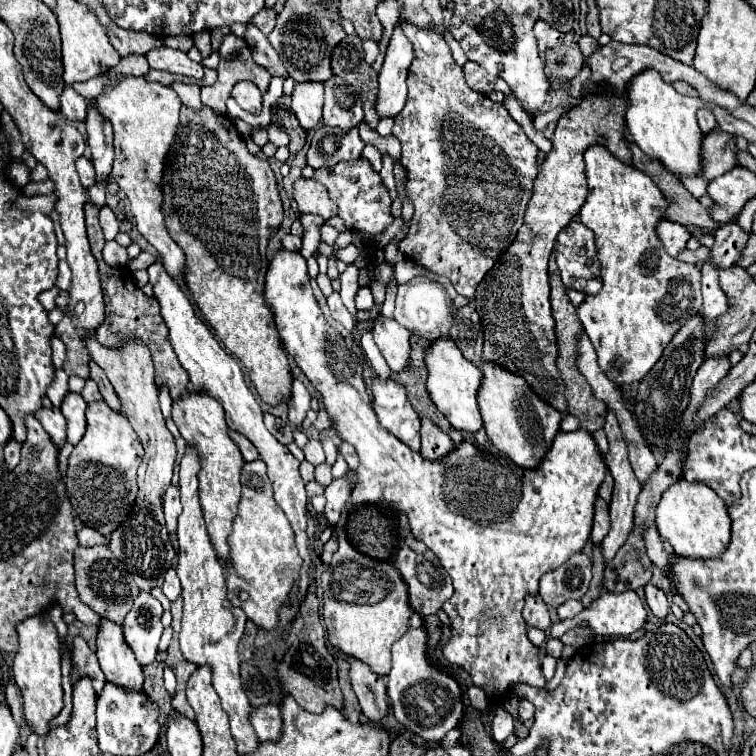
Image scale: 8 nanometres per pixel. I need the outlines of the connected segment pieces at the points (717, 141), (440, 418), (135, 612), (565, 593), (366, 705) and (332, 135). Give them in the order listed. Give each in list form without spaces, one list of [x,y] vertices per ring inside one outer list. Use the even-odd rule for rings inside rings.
[[[711,132],[703,140],[703,178],[713,180],[737,166],[737,142],[729,132]]]
[[[411,336],[411,362],[407,366],[407,370],[393,374],[393,380],[397,384],[401,384],[407,390],[409,402],[415,408],[417,414],[423,414],[425,418],[433,420],[443,432],[447,432],[453,440],[453,444],[461,444],[463,442],[463,434],[455,428],[451,428],[451,424],[447,422],[447,418],[435,408],[435,404],[431,402],[431,396],[427,392],[427,368],[425,368],[425,352],[431,346],[429,340],[423,340],[419,336]]]
[[[139,592],[139,596],[133,602],[133,608],[125,616],[125,642],[135,652],[141,666],[147,666],[155,660],[157,644],[163,632],[161,612],[163,608],[159,600],[155,600],[149,592]]]
[[[579,552],[561,568],[547,572],[539,582],[539,596],[547,606],[559,608],[567,600],[581,600],[591,582],[591,560]]]
[[[347,658],[347,662],[351,664],[349,676],[363,714],[371,722],[379,722],[387,714],[387,706],[389,706],[383,676],[371,672],[371,668],[367,668],[367,664],[363,664],[361,660]]]
[[[321,126],[315,130],[309,150],[307,150],[307,164],[311,168],[323,168],[323,166],[335,166],[343,160],[355,160],[361,156],[363,140],[359,140],[359,132],[355,128],[349,128],[347,132],[341,132],[339,128]]]

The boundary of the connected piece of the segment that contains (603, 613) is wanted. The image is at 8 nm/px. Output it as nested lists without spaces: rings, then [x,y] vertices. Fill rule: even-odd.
[[[603,592],[601,598],[597,598],[589,610],[583,610],[577,618],[571,620],[560,620],[551,626],[551,637],[560,638],[567,630],[574,628],[576,625],[580,625],[583,620],[589,622],[591,630],[597,634],[597,636],[603,636],[603,638],[627,638],[629,634],[633,632],[639,632],[645,628],[647,624],[647,610],[643,606],[643,602],[639,600],[639,596],[635,592],[623,592],[623,594],[613,594],[613,592]]]

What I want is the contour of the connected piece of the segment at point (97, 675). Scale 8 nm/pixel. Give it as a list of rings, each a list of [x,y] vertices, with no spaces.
[[[75,638],[75,642],[73,642],[73,664],[75,664],[75,670],[71,672],[71,680],[77,682],[81,676],[89,676],[93,680],[95,692],[99,694],[107,680],[97,664],[97,656],[89,650],[89,646],[85,644],[83,638]]]

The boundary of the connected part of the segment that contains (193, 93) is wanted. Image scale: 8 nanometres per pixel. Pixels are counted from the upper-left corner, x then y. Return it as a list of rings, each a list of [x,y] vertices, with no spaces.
[[[175,82],[171,88],[175,88],[175,92],[179,94],[181,102],[189,108],[197,108],[197,106],[203,106],[201,104],[201,96],[199,96],[199,88],[193,86],[193,84],[181,84],[181,82]]]

